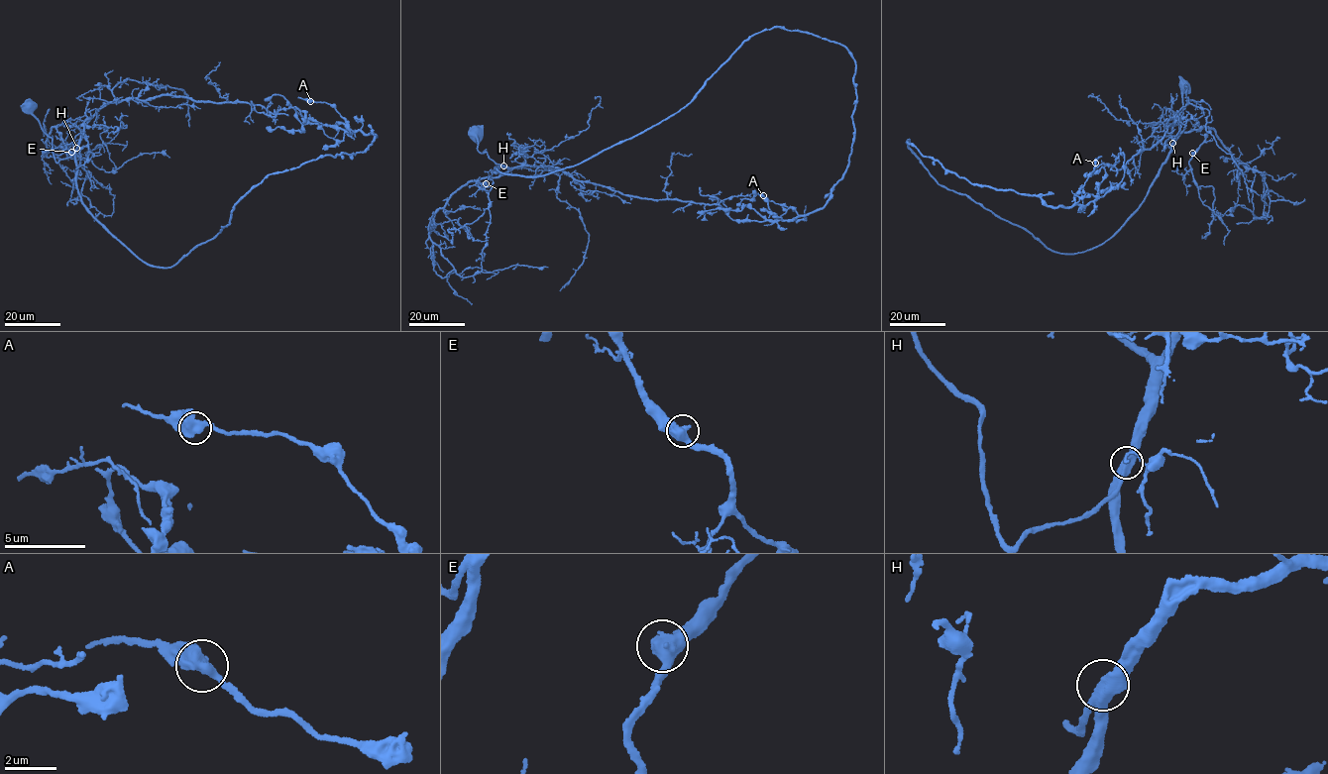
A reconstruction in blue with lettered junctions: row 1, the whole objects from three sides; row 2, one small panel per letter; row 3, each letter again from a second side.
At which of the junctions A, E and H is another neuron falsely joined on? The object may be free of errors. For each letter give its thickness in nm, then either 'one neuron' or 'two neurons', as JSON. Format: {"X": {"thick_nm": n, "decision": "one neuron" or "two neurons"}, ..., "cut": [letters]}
{"A": {"thick_nm": 550, "decision": "one neuron"}, "E": {"thick_nm": 550, "decision": "one neuron"}, "H": {"thick_nm": 550, "decision": "one neuron"}, "cut": []}

